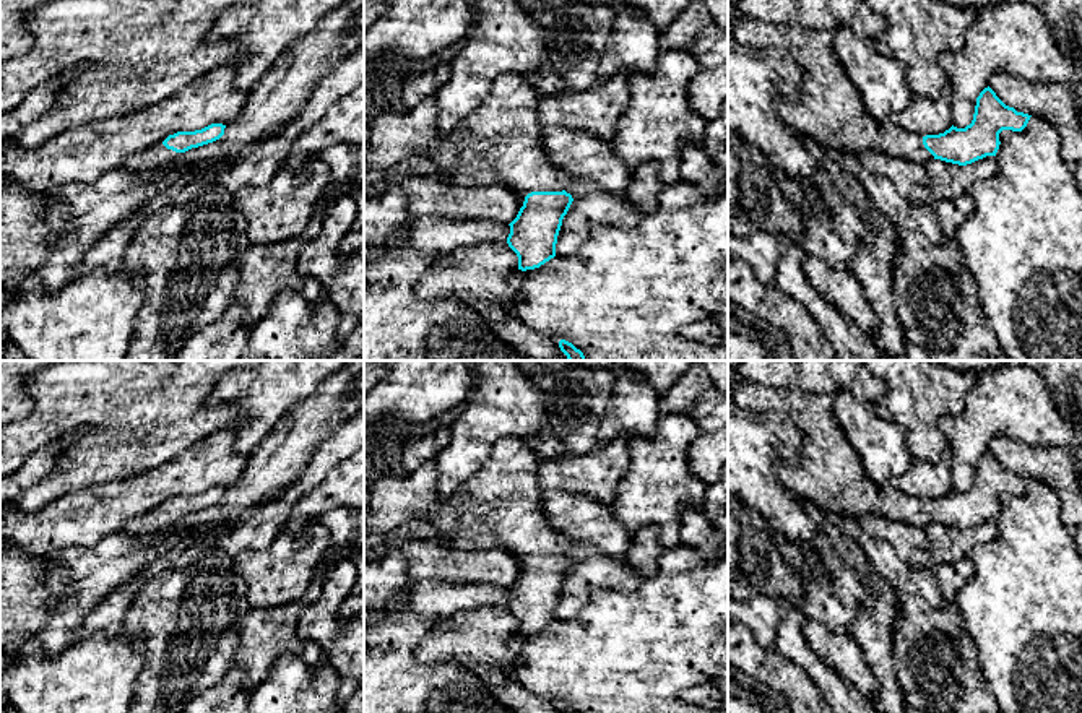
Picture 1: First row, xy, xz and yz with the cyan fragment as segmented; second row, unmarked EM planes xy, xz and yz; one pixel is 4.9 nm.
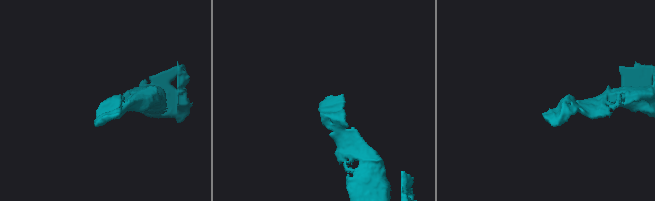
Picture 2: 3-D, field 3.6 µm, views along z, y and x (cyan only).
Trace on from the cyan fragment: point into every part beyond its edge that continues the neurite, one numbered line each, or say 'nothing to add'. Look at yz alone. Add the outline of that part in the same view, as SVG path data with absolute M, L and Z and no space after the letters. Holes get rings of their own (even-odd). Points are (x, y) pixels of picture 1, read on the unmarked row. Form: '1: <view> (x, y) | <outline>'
1: yz (827, 471) | M739 375L733 380L728 393L744 411L781 411L788 414L803 432L803 445L798 460L791 465L775 461L775 469L783 487L794 497L814 502L822 512L842 525L846 516L859 520L864 515L879 515L926 529L934 520L918 500L890 484L876 484L864 471L859 455L848 443L833 416L833 395L803 393L791 388L770 388L751 383Z

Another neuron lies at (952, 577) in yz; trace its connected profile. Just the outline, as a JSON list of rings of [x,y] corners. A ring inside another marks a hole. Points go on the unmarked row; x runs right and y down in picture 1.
[[[963,557],[952,564],[933,567],[941,583],[941,590],[947,599],[955,599],[957,591],[973,577],[975,565],[970,557]]]

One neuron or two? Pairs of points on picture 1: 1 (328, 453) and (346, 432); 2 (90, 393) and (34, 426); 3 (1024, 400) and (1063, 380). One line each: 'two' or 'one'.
1: one
2: one
3: two

